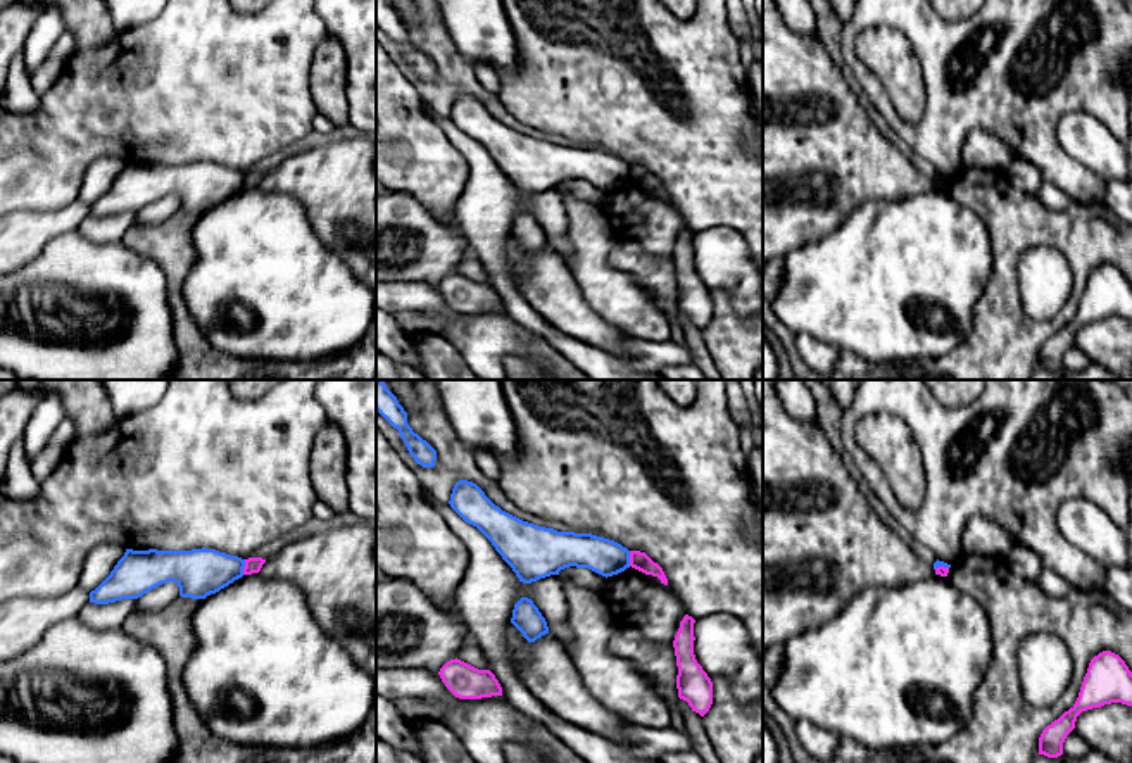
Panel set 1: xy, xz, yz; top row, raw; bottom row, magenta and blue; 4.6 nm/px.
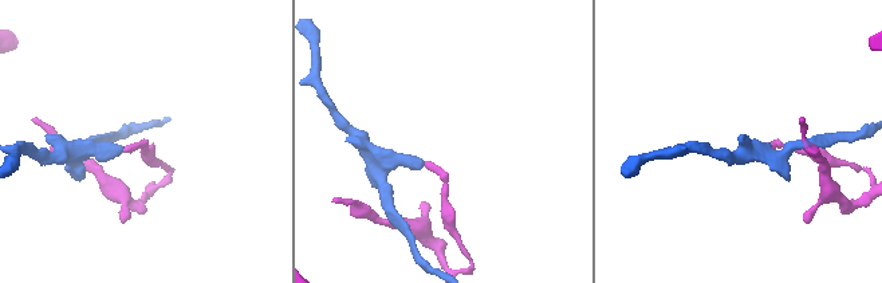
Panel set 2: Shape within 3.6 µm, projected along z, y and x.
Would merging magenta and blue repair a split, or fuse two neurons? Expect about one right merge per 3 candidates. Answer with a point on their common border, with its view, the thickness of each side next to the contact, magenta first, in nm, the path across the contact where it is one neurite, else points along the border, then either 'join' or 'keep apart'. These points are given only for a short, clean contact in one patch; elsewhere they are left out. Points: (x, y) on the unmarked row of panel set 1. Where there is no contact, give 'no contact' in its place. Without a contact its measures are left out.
meets magenta in xy at (245, 180); 80 nm thick on the magenta side, 220 nm on the other; keep apart

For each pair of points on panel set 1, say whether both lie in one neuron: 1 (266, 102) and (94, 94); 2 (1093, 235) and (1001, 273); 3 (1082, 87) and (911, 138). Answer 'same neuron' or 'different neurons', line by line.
1: same neuron
2: same neuron
3: same neuron

